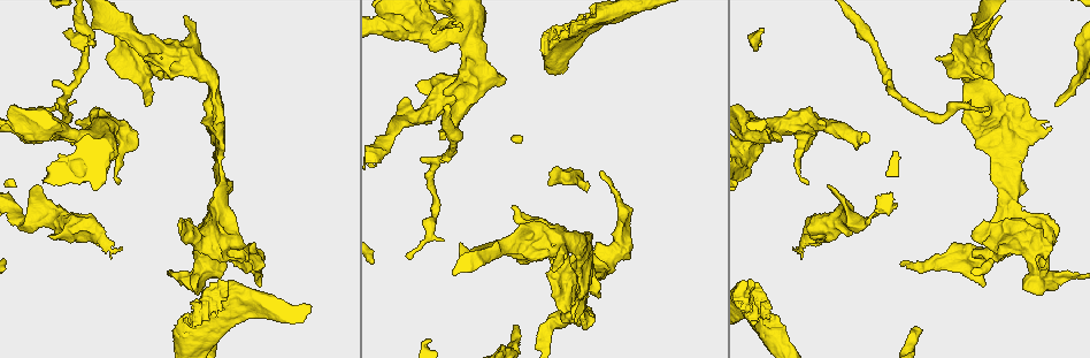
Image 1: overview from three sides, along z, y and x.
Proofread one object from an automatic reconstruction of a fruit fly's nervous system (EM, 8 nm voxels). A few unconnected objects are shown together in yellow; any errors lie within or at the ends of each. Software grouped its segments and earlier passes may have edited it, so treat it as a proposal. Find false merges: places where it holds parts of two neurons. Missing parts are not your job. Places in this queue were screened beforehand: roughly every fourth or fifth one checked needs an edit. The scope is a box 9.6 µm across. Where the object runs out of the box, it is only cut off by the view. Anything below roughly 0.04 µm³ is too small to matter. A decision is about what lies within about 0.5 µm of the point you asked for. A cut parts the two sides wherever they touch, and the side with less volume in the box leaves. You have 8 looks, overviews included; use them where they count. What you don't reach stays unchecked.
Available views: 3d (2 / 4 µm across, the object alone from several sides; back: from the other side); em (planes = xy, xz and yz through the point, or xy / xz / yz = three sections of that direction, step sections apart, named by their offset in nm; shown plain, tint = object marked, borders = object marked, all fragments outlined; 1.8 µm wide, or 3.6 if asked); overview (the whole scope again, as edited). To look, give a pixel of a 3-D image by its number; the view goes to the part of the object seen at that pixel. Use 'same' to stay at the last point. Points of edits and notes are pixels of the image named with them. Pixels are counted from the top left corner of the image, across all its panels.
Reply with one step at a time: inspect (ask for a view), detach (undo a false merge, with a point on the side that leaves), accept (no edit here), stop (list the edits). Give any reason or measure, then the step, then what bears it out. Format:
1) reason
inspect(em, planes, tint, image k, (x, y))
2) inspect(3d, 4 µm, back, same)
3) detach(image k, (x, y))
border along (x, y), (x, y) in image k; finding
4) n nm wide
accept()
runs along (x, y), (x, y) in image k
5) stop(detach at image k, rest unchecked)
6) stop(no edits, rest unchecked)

calibre changes
inspect(em, planes, tint, image 1, (584, 284))

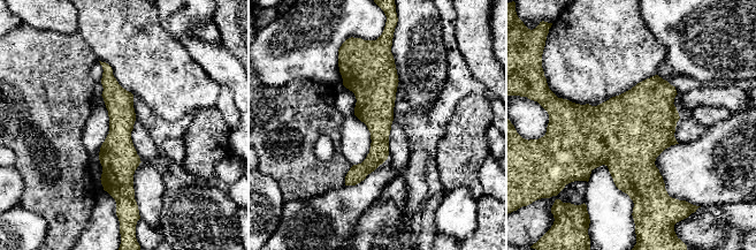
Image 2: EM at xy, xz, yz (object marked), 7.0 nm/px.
220 nm wide
accept()
runs along (105, 66), (120, 104), (126, 196) in image 2; continuous, no second neuron

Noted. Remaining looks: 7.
abrupt turn
inspect(em, 3.6 µm, planes, tint, image 1, (536, 245))

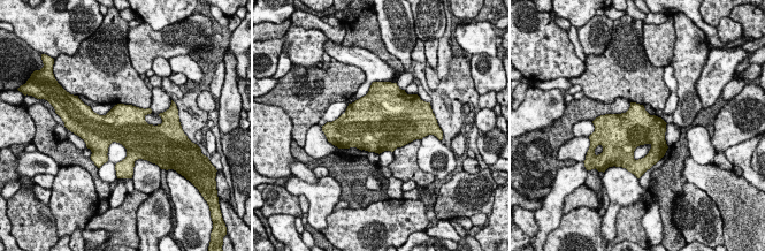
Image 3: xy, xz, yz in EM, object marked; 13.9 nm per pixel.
accept()
continuous, no second neuron

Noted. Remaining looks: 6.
thin neck
inspect(em, xy, step 16, tint, image 1, (15, 217))

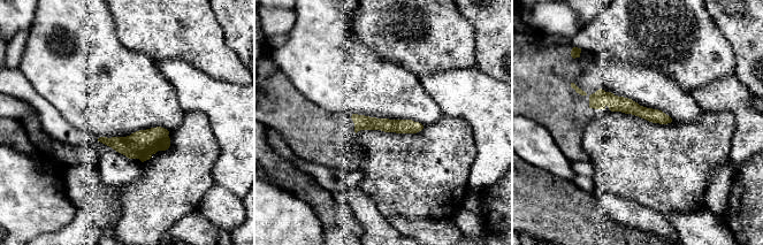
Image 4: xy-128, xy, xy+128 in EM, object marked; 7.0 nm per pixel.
detach(image 4, (165, 144))
border along (167, 135), (137, 158) in image 4; two neurons meet here

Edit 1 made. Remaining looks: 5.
stop(detach at image 4, rest unchecked)

